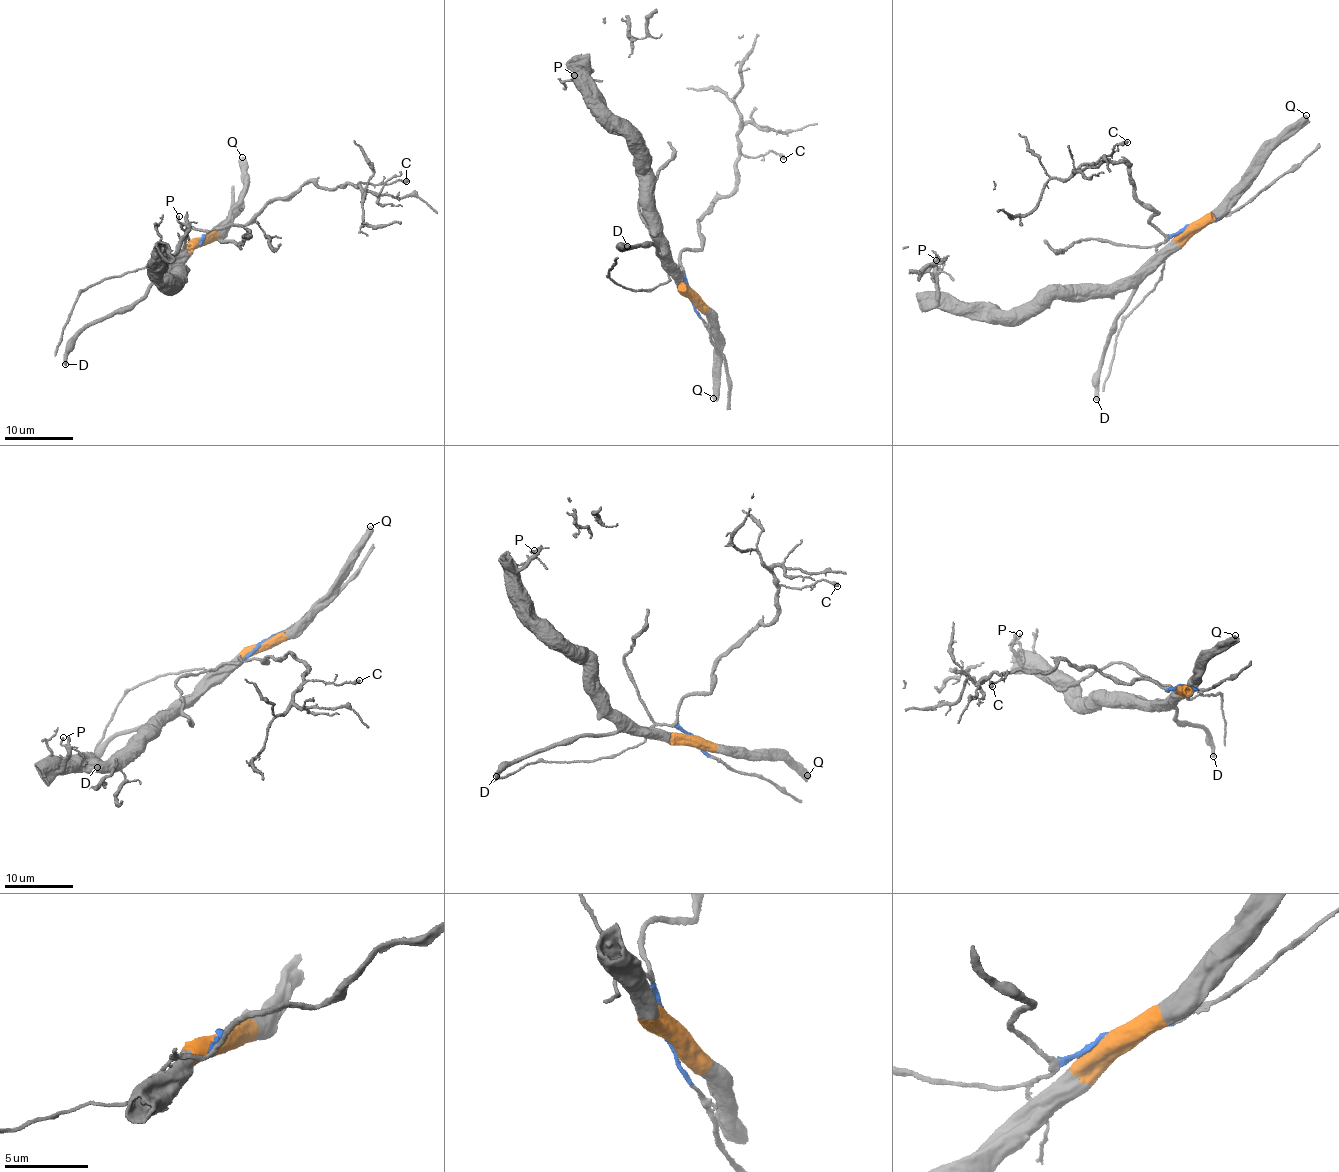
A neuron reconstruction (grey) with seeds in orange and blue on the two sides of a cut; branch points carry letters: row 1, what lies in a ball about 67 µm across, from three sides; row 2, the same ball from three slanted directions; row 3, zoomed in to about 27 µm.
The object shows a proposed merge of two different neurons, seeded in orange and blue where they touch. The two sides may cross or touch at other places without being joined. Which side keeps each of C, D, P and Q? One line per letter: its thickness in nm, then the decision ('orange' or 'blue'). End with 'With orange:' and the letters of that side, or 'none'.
C: calibre 400 nm; blue
D: calibre 440 nm; orange
P: calibre 200 nm; orange
Q: calibre 550 nm; orange
With orange: D, P, Q

